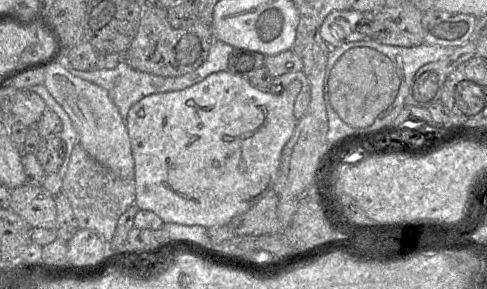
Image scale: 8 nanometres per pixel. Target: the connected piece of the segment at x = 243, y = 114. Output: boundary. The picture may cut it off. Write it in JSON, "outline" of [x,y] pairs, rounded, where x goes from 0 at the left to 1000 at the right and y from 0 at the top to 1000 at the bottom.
{"outline":[[[462,242],[435,253],[413,284],[376,311],[308,325],[285,346],[265,377],[263,398],[257,408],[275,550],[279,657],[275,706],[285,727],[302,727],[318,737],[337,772],[361,772],[384,782],[411,779],[421,789],[464,779],[478,751],[509,730],[538,682],[554,664],[565,637],[579,516],[600,471],[610,429],[610,412],[602,394],[602,367],[616,311],[618,284],[602,280],[575,325],[538,315],[522,301],[507,266]]]}

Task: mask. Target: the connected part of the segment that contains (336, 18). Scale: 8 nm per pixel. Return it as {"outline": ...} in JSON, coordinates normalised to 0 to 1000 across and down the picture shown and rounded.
{"outline":[[[727,31],[686,35],[678,42],[657,90],[657,125],[678,163],[690,166],[717,145],[764,138],[735,114],[733,83],[760,83],[766,48],[743,45]]]}

